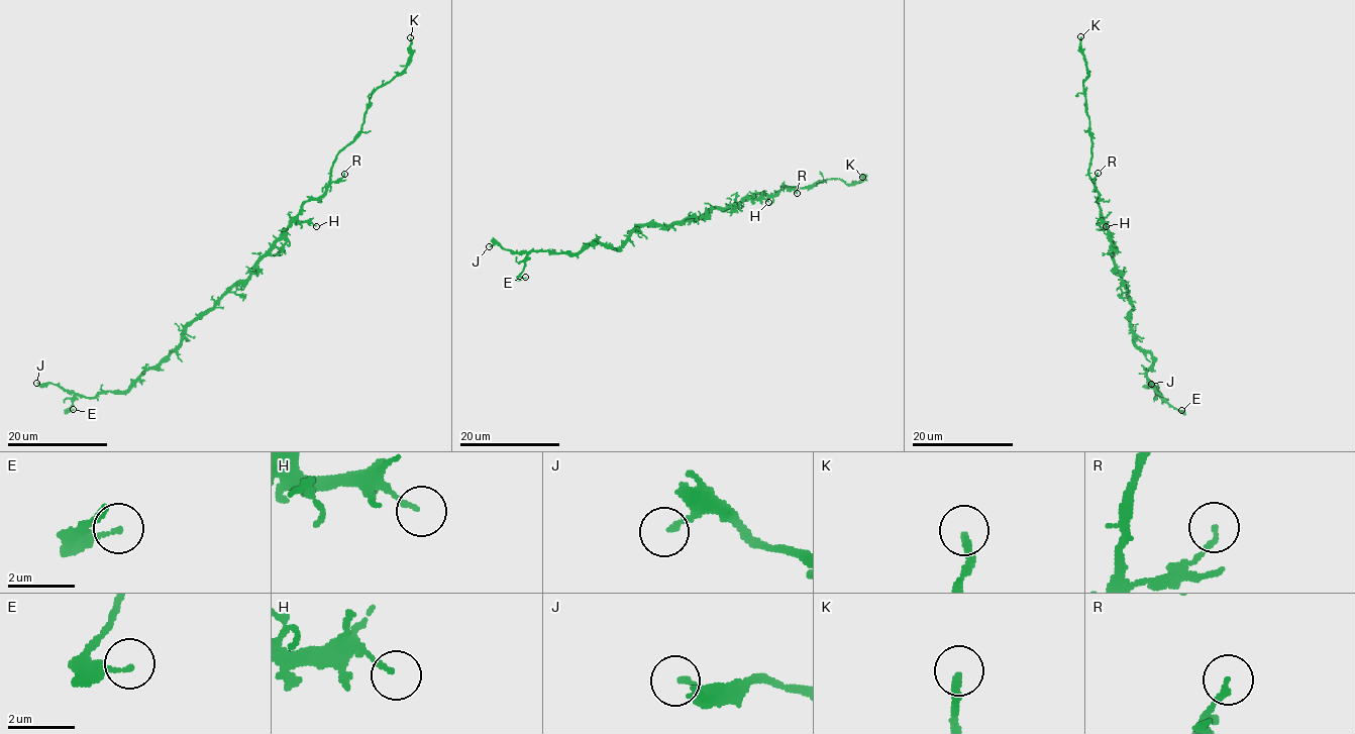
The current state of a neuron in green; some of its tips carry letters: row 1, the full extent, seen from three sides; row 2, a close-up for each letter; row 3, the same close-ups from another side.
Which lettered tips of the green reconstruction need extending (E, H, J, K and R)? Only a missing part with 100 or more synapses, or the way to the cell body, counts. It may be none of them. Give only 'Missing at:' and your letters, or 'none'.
Missing at: K

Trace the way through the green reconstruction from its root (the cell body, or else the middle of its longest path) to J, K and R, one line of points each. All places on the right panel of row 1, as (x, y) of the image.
J: (1115, 263), (1133, 307), (1133, 339), (1153, 356), (1146, 380), (1158, 392), (1155, 398), (1156, 388), (1151, 384)
K: (1115, 263), (1111, 233), (1104, 223), (1099, 193), (1088, 171), (1092, 141), (1083, 91), (1088, 70), (1080, 36)
R: (1115, 263), (1111, 233), (1104, 223), (1098, 201), (1099, 192), (1092, 182), (1098, 173)

